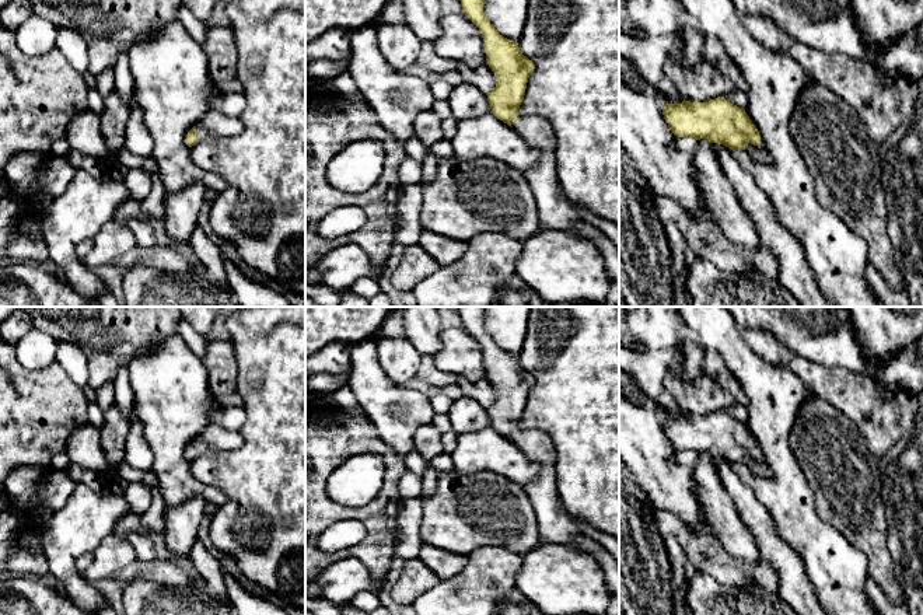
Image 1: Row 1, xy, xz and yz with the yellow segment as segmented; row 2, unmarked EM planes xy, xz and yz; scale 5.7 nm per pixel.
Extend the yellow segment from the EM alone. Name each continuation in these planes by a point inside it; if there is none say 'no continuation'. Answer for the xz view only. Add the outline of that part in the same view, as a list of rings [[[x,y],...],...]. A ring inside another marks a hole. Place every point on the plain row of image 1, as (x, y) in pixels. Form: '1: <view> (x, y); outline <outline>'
1: xz (553, 524); outline [[[518,429],[511,441],[539,465],[538,476],[524,489],[535,510],[538,532],[543,542],[556,542],[574,551],[583,551],[577,542],[584,535],[578,524],[571,521],[557,493],[557,454],[549,434],[541,430]],[[584,535],[585,537],[585,535]]]

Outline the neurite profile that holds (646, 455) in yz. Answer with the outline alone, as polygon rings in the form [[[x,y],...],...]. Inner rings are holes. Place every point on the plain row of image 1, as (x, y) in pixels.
[[[619,391],[619,465],[641,488],[654,509],[675,514],[698,537],[713,535],[692,469],[674,461],[676,450],[664,433],[662,417],[654,405],[637,405]]]

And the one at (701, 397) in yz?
[[[678,342],[674,360],[665,373],[664,384],[682,413],[706,416],[726,410],[737,403],[727,391],[703,371],[698,378],[686,381],[679,371],[682,361],[683,345]]]

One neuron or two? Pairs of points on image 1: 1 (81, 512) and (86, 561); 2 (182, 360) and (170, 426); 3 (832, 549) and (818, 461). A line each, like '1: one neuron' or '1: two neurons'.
1: two neurons
2: one neuron
3: two neurons

